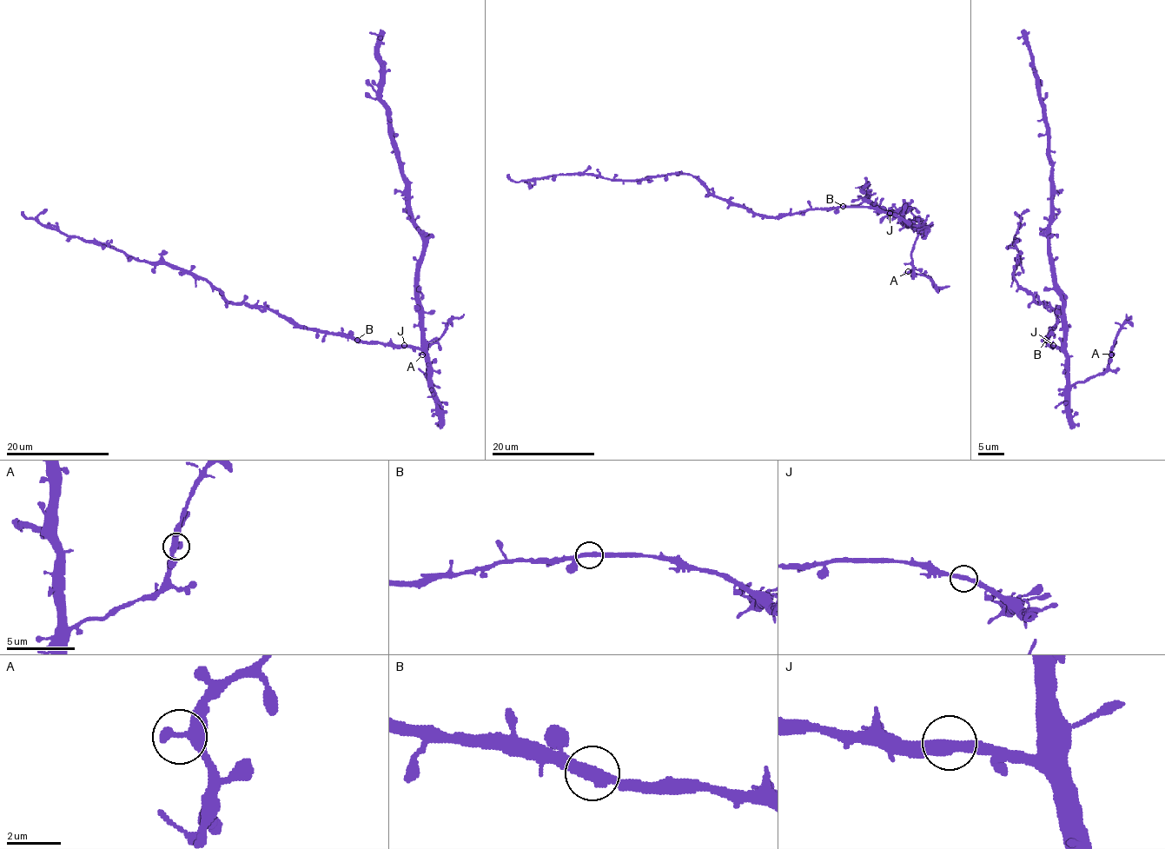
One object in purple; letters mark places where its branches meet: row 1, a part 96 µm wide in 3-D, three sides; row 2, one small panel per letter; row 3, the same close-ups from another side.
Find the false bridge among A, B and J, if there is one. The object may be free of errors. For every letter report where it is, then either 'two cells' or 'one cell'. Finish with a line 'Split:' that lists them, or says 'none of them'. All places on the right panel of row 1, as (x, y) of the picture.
A: (1111, 354) | one cell
B: (1046, 340) | one cell
J: (1053, 345) | one cell
Split: none of them

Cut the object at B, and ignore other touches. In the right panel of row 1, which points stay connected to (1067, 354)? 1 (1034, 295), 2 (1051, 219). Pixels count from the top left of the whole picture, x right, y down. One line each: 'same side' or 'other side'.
1: other side
2: same side

